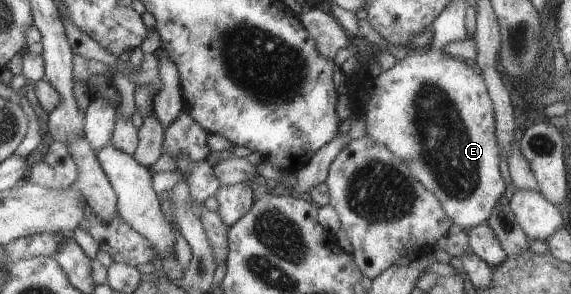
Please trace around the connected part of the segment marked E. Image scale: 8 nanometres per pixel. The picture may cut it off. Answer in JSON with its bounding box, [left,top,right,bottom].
[353,48,506,230]

